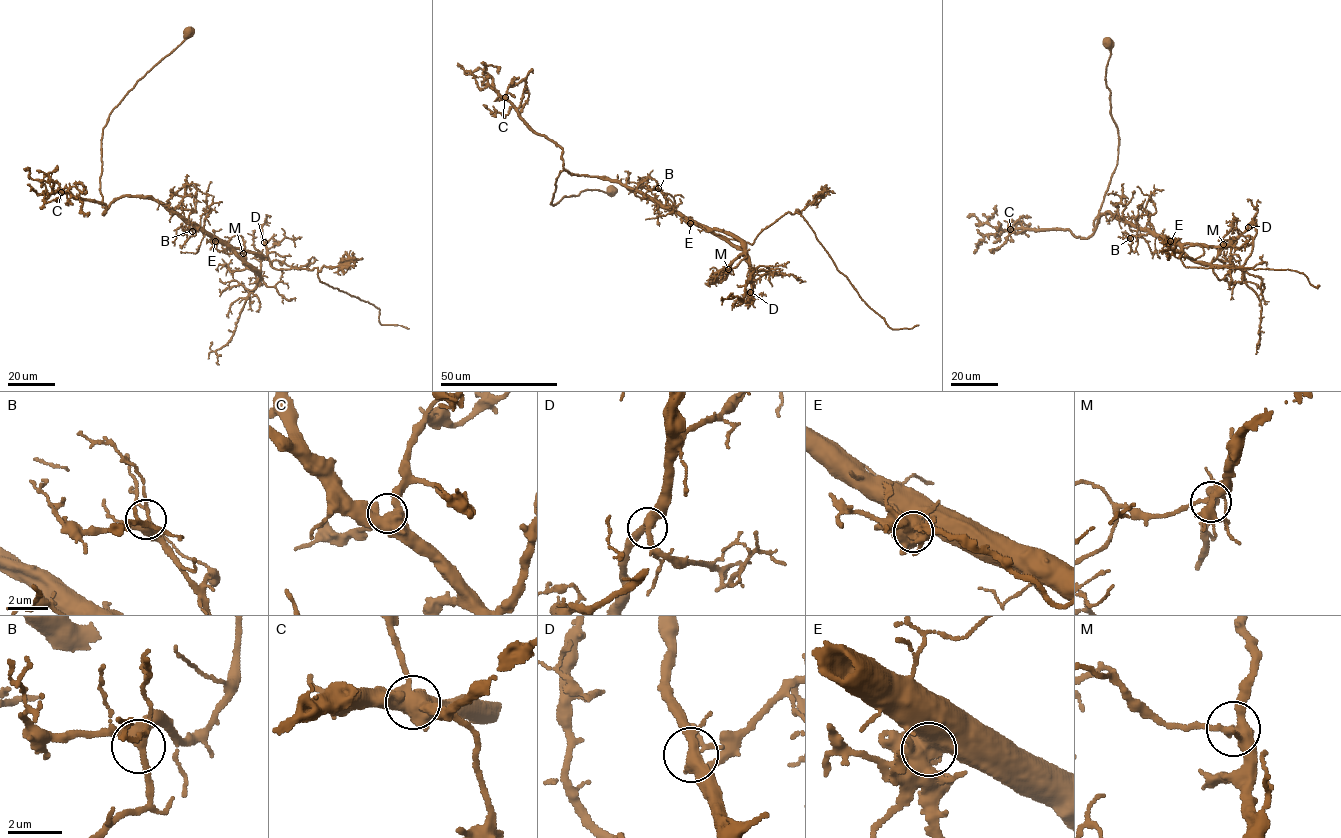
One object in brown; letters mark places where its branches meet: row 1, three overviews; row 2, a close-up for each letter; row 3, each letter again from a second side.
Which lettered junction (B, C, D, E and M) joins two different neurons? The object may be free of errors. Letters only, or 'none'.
E

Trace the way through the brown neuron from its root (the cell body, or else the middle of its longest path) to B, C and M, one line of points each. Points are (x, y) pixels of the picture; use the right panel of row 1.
B: (1107, 42), (1110, 52), (1104, 79), (1118, 128), (1117, 160), (1094, 229), (1108, 212), (1148, 232), (1130, 238)
C: (1107, 42), (1110, 52), (1104, 79), (1118, 128), (1117, 160), (1093, 232), (1082, 238), (1069, 229), (1010, 229)
M: (1107, 42), (1104, 79), (1117, 160), (1094, 229), (1108, 212), (1165, 237), (1200, 263), (1211, 264), (1223, 244)

